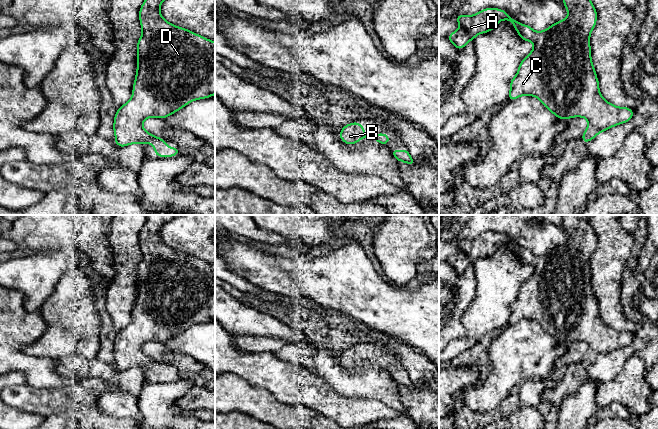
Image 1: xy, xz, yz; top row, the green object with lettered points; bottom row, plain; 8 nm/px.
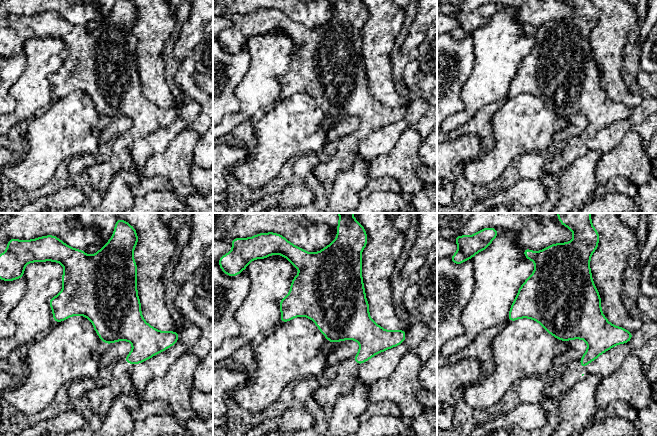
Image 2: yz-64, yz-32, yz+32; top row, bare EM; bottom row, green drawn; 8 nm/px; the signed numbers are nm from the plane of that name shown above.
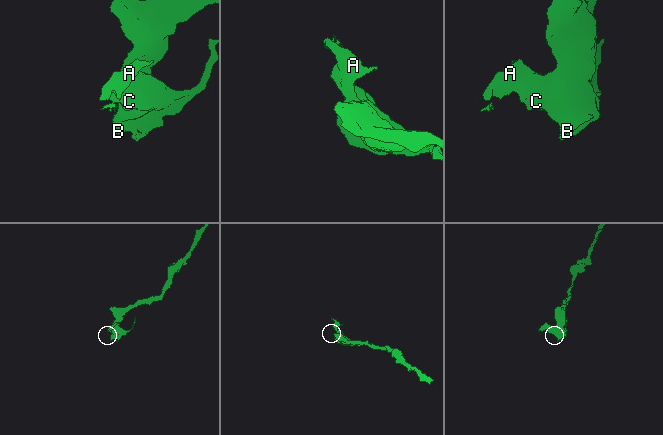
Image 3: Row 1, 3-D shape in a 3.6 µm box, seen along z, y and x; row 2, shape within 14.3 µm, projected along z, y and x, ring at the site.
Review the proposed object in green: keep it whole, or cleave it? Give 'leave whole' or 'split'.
leave whole

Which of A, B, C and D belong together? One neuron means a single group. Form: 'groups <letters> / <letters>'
groups A B C D

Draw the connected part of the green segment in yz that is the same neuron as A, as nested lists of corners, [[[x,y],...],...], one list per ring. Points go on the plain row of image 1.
[[[561,215],[561,217],[568,241],[543,255],[537,256],[529,249],[521,248],[502,233],[485,232],[471,240],[456,239],[455,243],[460,252],[448,258],[447,262],[458,274],[462,274],[478,258],[495,253],[500,244],[510,245],[519,261],[532,266],[534,272],[520,286],[516,300],[511,303],[508,324],[513,325],[522,319],[530,319],[538,322],[558,343],[586,342],[588,350],[581,362],[582,366],[587,368],[599,357],[629,346],[633,342],[634,334],[617,331],[607,326],[600,318],[590,272],[590,258],[597,246],[597,235],[590,224],[589,215]]]

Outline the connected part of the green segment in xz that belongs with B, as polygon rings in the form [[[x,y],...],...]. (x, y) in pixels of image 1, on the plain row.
[[[352,346],[343,350],[339,357],[340,363],[348,369],[354,369],[362,362],[369,362],[378,365],[381,369],[386,370],[390,366],[390,360],[384,357],[378,357],[374,359],[367,359],[364,356],[364,350],[358,346]]]

